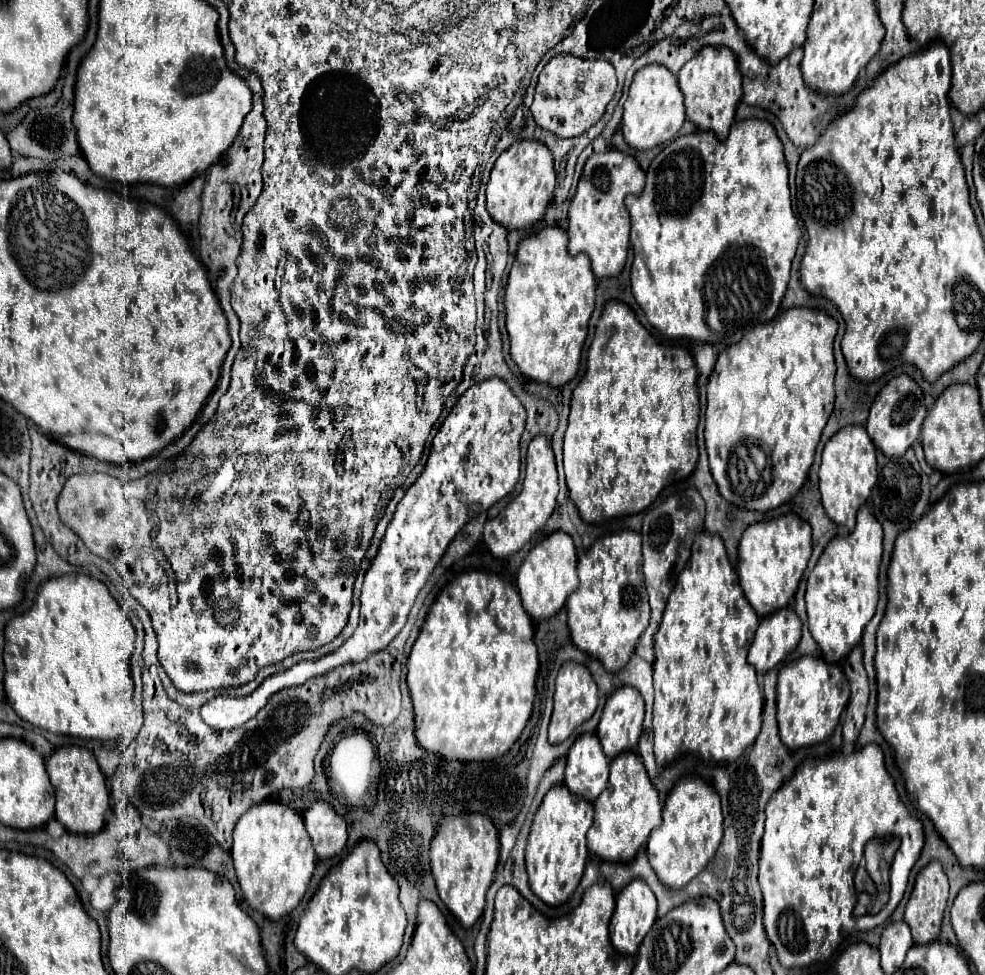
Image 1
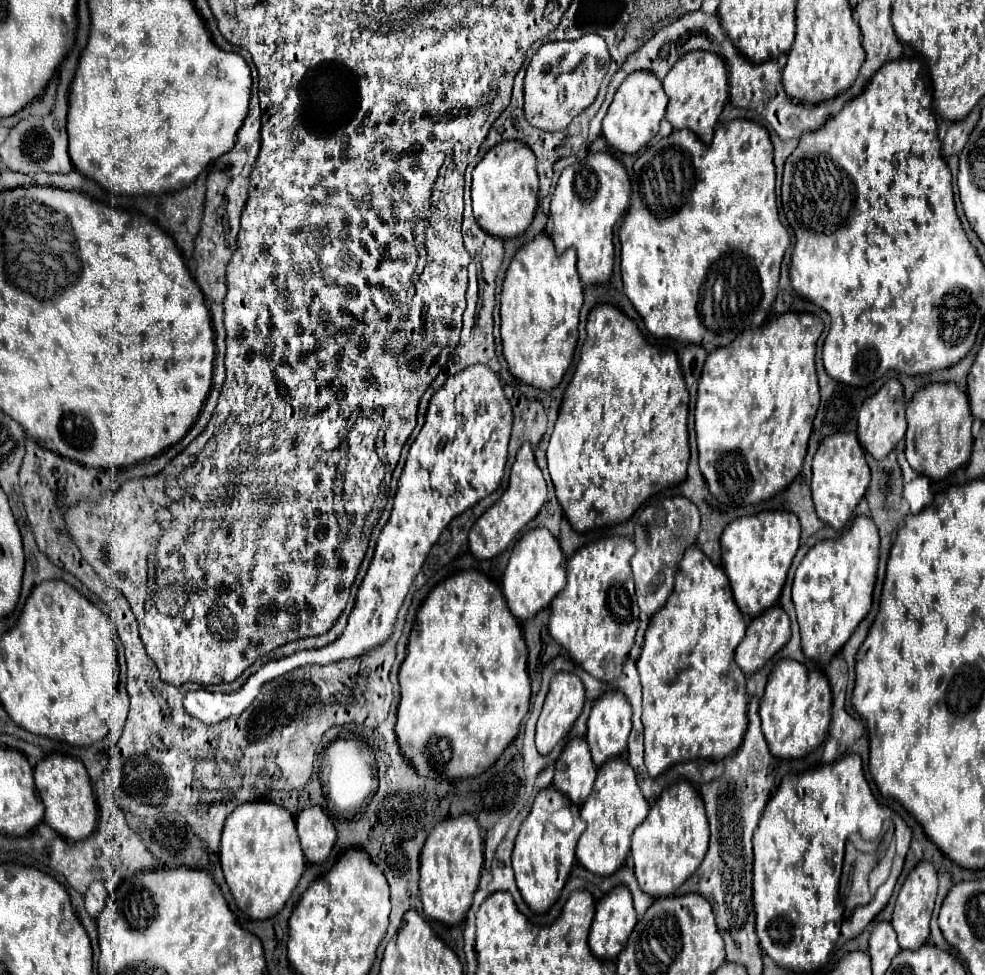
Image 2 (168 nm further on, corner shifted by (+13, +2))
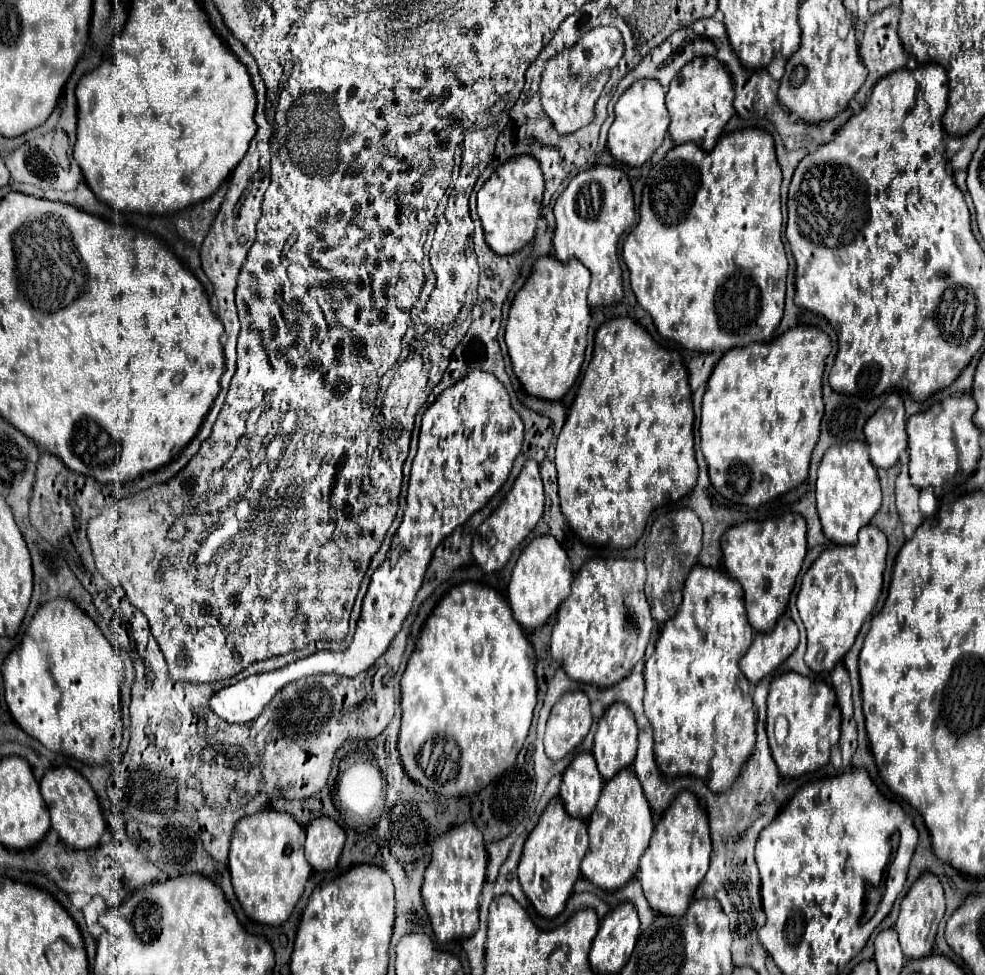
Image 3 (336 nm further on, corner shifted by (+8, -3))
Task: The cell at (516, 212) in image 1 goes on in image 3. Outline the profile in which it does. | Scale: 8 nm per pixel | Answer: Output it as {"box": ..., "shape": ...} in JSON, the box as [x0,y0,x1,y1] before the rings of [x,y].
{"box":[477,155,543,255],"shape":[[[517,155],[493,171],[477,193],[477,213],[483,223],[485,241],[497,255],[513,255],[521,251],[535,235],[537,219],[541,217],[543,201],[543,175],[537,167],[537,159],[531,155]]]}

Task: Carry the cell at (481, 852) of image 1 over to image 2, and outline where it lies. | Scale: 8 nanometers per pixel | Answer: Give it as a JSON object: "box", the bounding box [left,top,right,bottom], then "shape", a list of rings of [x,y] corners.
{"box":[420,814,484,924],"shape":[[[462,814],[458,818],[446,818],[444,822],[436,824],[430,830],[420,854],[420,894],[424,914],[444,924],[462,922],[472,906],[482,866],[484,838],[474,816]]]}

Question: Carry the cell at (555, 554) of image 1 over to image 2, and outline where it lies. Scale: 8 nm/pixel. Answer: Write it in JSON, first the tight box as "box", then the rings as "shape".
{"box":[502,528,566,622],"shape":[[[534,528],[528,534],[524,534],[514,544],[502,578],[502,590],[514,618],[520,622],[534,618],[542,608],[550,606],[552,598],[564,586],[566,586],[566,558],[562,554],[558,540],[546,528]]]}

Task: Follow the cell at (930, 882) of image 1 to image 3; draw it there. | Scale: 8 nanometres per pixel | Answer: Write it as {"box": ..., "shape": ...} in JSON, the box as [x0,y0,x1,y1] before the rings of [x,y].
{"box":[895,873,945,959],"shape":[[[923,873],[909,889],[905,899],[901,901],[901,911],[895,923],[895,931],[899,935],[899,943],[903,949],[903,955],[907,959],[921,959],[933,953],[933,943],[935,943],[935,933],[939,927],[939,921],[945,913],[945,897],[943,897],[943,887],[939,879],[933,873]]]}

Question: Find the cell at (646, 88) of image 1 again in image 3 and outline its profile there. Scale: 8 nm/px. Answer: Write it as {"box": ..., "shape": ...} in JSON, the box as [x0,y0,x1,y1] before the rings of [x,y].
{"box":[607,79,669,167],"shape":[[[641,79],[633,83],[633,87],[629,87],[615,103],[615,121],[609,129],[607,149],[615,161],[629,167],[641,167],[663,143],[667,127],[669,111],[665,107],[665,89],[659,83],[653,83],[653,79]]]}

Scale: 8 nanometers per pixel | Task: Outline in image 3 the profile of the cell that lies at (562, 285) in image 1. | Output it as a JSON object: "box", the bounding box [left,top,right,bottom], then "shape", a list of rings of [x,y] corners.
{"box":[505,257,591,401],"shape":[[[539,257],[531,277],[515,295],[509,309],[505,343],[513,371],[529,395],[559,401],[579,377],[589,327],[589,281],[591,273],[577,259],[561,263],[555,257]]]}

